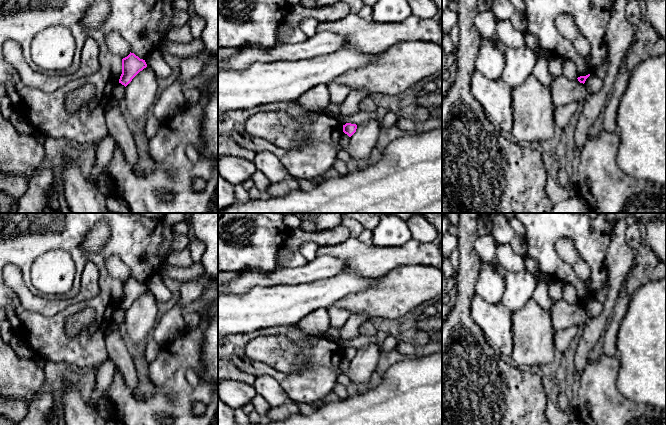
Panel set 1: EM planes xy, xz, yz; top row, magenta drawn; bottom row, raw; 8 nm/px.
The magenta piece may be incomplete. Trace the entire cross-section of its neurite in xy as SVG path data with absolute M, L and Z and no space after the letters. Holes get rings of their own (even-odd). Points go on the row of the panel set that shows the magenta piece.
M131 53L122 59L122 74L119 83L125 87L132 81L132 79L144 68L147 67L145 60L140 59L134 53Z

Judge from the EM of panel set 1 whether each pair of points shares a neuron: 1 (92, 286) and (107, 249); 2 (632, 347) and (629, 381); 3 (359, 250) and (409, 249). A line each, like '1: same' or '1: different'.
1: different
2: same
3: same

